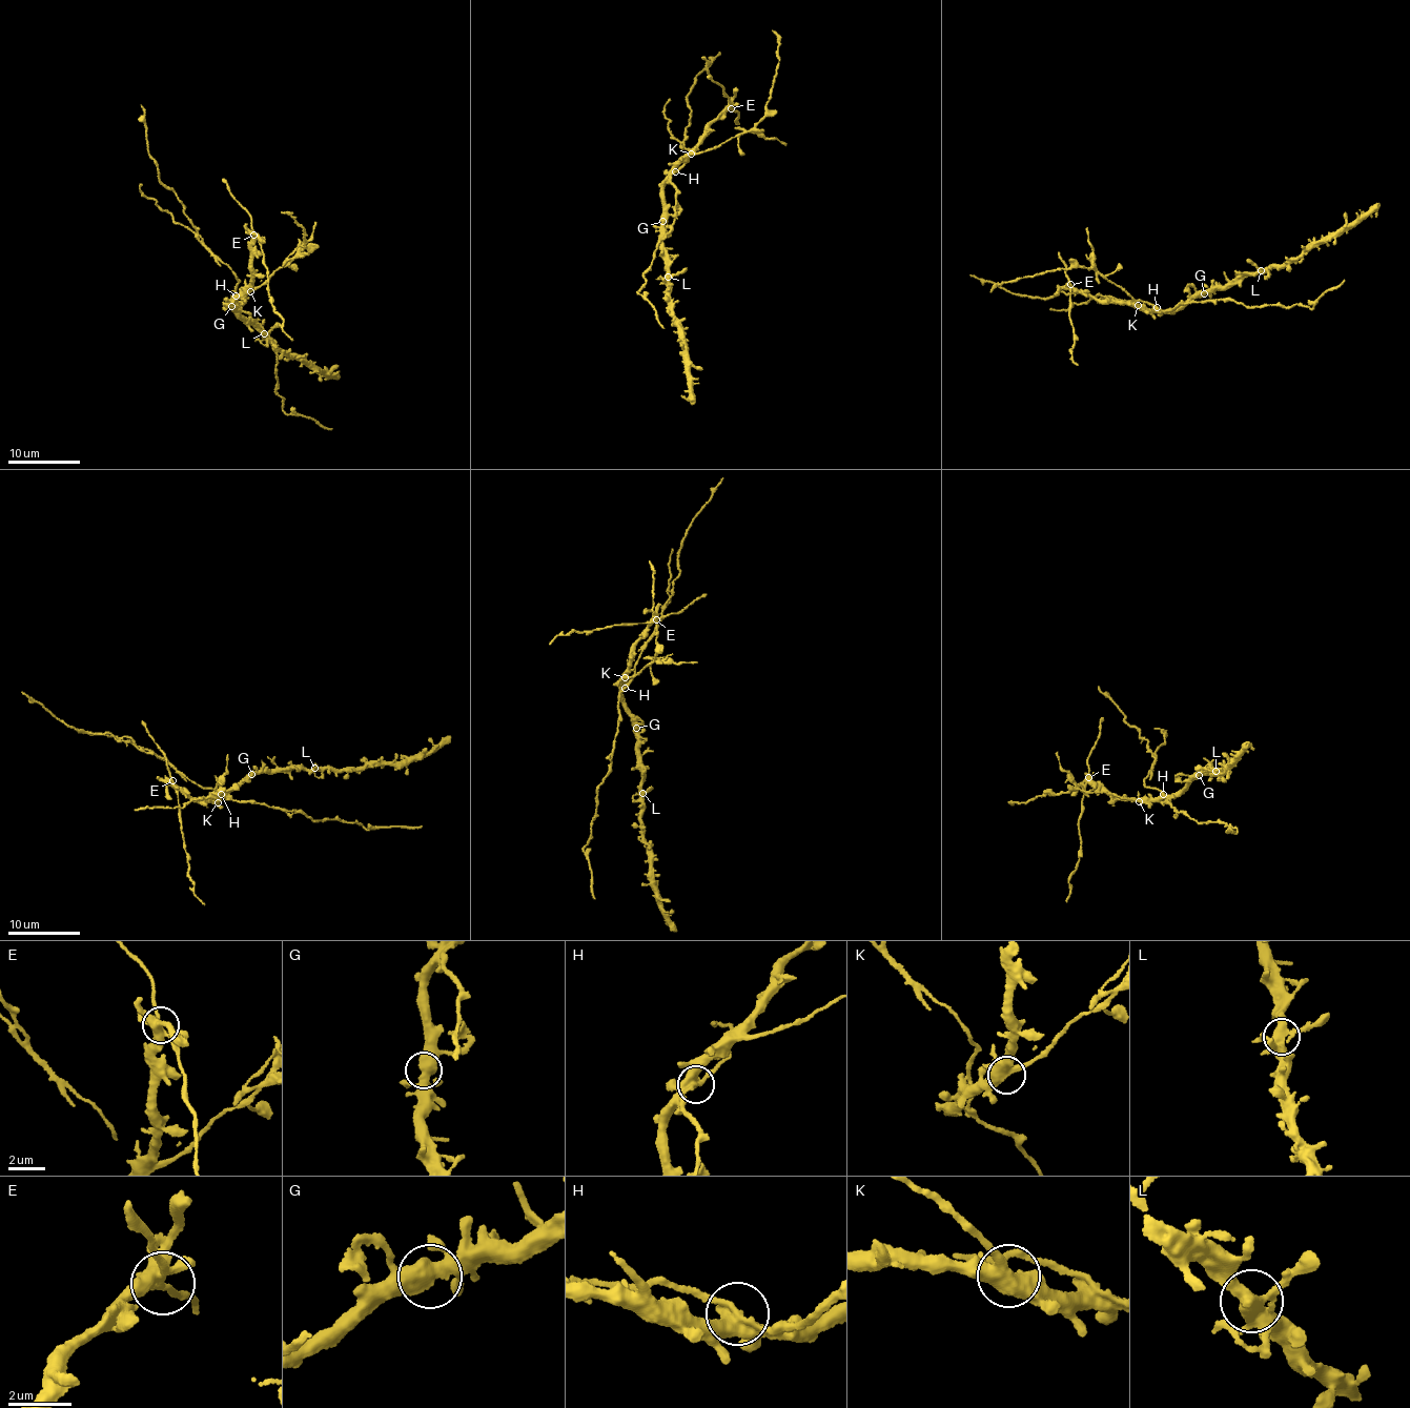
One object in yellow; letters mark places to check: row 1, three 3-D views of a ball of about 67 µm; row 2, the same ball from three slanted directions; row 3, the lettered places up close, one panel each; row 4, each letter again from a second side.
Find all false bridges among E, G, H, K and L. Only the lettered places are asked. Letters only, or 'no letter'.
E, H, K

